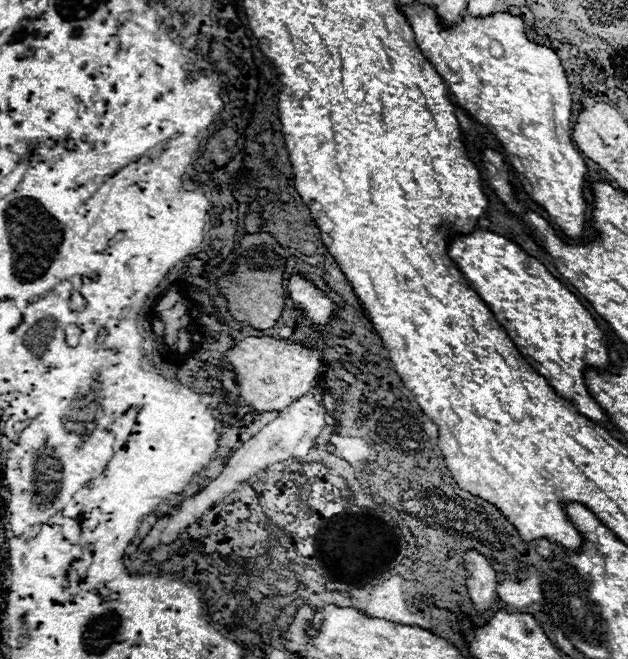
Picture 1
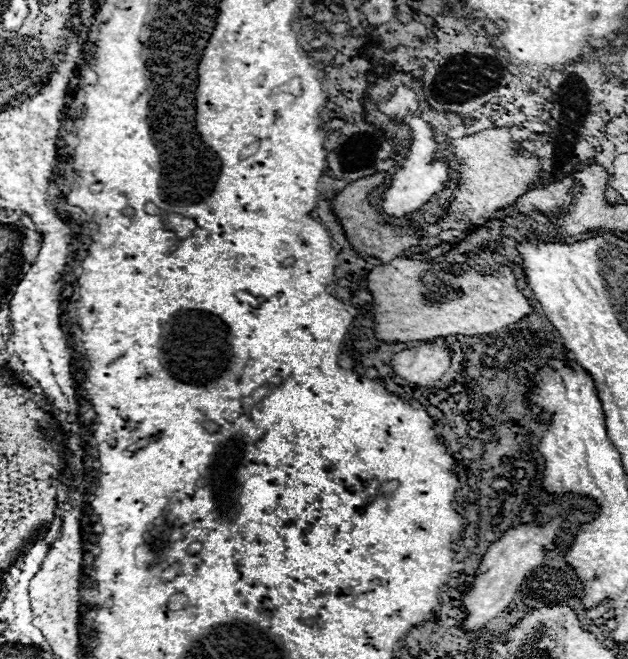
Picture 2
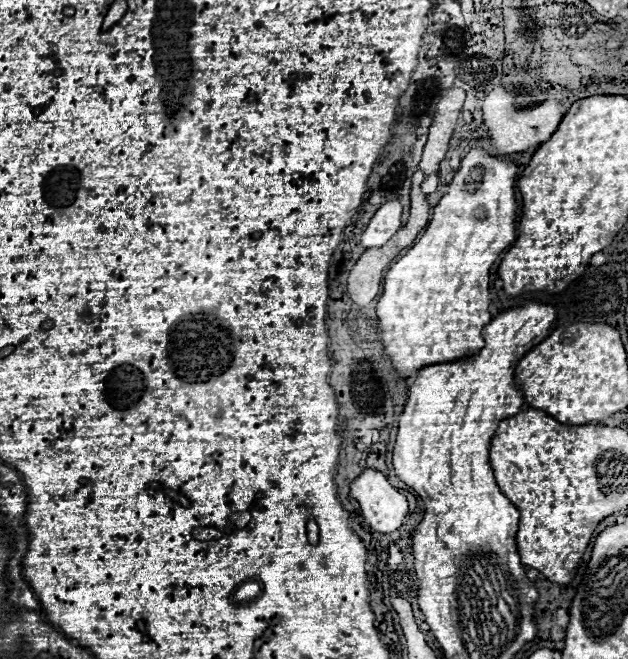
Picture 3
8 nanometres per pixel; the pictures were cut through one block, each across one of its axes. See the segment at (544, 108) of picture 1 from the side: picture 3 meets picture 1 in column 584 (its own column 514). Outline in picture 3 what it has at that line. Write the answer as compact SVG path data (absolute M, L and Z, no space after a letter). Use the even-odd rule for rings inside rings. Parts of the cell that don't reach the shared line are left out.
M472 148L462 160L460 170L448 186L438 206L432 210L432 220L422 238L390 266L384 276L384 290L378 298L376 316L384 354L400 378L410 378L424 366L456 362L474 356L484 346L482 330L492 320L488 312L490 292L488 274L500 252L516 238L516 164L504 158L490 156L484 148Z

